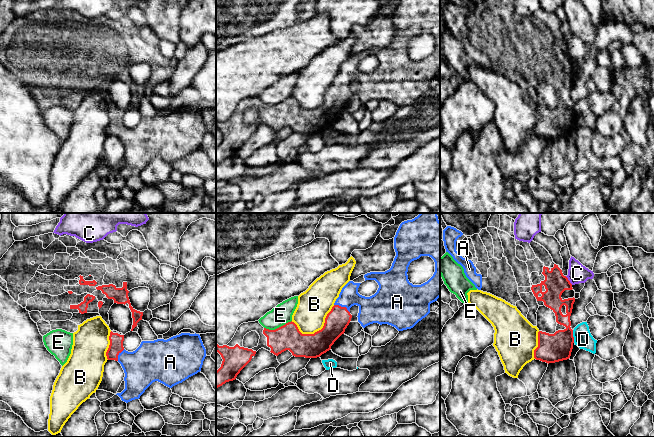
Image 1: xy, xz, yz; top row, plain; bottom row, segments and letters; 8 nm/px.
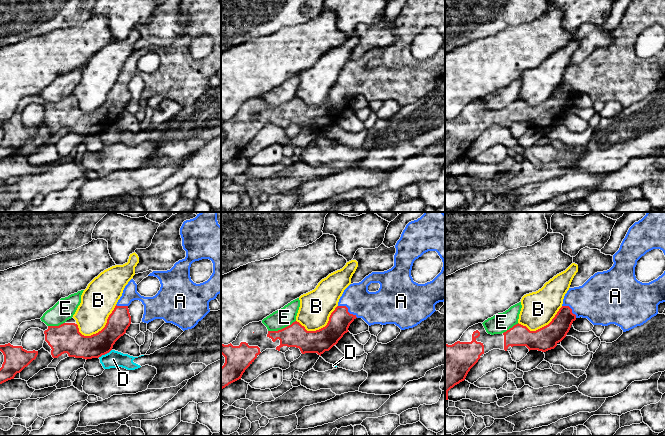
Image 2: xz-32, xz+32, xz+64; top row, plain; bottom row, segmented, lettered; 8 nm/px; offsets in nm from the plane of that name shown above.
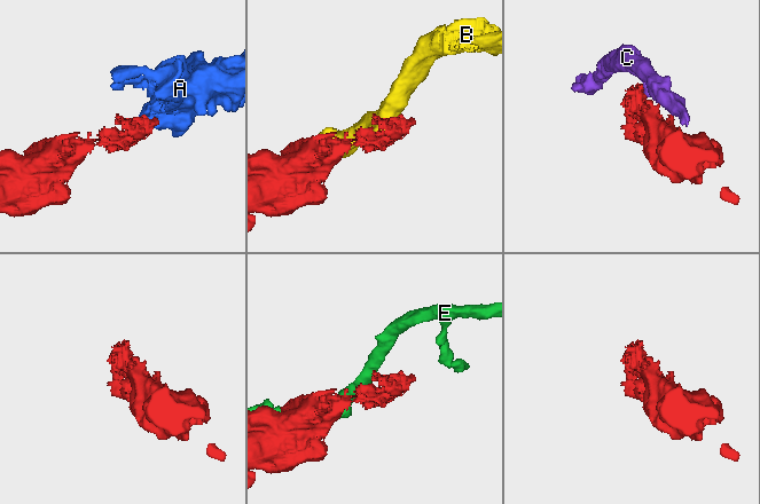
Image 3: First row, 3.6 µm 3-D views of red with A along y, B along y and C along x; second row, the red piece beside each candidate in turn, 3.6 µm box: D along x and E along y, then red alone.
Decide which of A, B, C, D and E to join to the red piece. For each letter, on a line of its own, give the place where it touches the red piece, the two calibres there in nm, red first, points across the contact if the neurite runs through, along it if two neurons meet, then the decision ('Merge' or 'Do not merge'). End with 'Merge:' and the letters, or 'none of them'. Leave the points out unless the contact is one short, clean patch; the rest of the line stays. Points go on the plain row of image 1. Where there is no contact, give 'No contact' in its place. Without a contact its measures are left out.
A: Touches red at xz (342, 83). Thickness 190 nm (red) against 220 nm. Path across: xz (337, 96), (342, 83), (362, 77), (373, 85). Merge
B: Touches red at xz (317, 107). Thickness 200 nm (red) against 260 nm. Do not merge
C: Touches red at yz (568, 56). Thickness 180 nm (red) against 160 nm. Do not merge
D: Touches red at yz (572, 112). Thickness 220 nm (red) against 150 nm. Boundary: yz (572, 106), (574, 118). Do not merge
E: Touches red at xz (277, 104). Thickness 200 nm (red) against 160 nm. Do not merge
Merge: A

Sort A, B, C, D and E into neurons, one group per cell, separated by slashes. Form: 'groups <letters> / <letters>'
groups A / B / C / D / E

